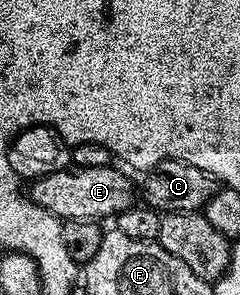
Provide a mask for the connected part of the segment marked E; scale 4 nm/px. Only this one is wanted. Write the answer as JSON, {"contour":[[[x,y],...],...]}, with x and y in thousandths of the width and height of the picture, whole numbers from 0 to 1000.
{"contour":[[[479,559],[425,569],[342,569],[321,563],[258,583],[196,590],[129,620],[125,668],[175,705],[192,705],[229,739],[304,753],[392,753],[479,742],[488,725],[546,708],[575,671],[575,644]]]}

